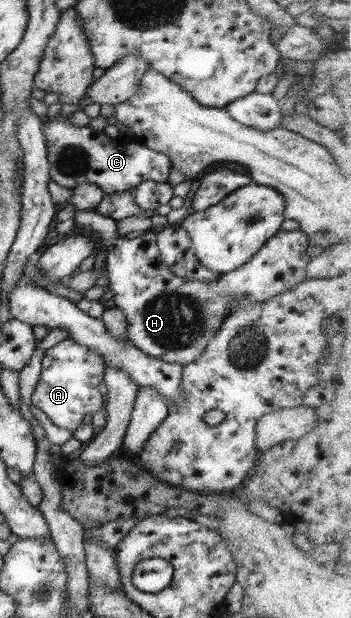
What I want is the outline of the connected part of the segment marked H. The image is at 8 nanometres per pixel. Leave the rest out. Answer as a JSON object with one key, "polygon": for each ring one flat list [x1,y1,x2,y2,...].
{"polygon":[[75,208,74,226,97,241,101,250,107,253,105,269,109,278,108,286,114,293,112,299,115,307,121,309,127,319,129,341,155,359,167,363,179,363,182,366,193,363,201,357,211,336,219,330,221,322,225,321,225,316,233,310,235,304,239,304,241,298,247,298,251,302,261,302,261,300,271,299,273,296,293,288,295,284,307,279,305,266,311,260,307,254,310,244,305,233,300,230,280,230,263,244,263,247,247,263,229,273,219,274,217,281,211,281,211,283,197,280,187,281,185,278,177,277,162,262,156,243,157,234,151,231,134,236,121,236,117,232,116,221,106,215,101,215,97,209,79,210]]}

